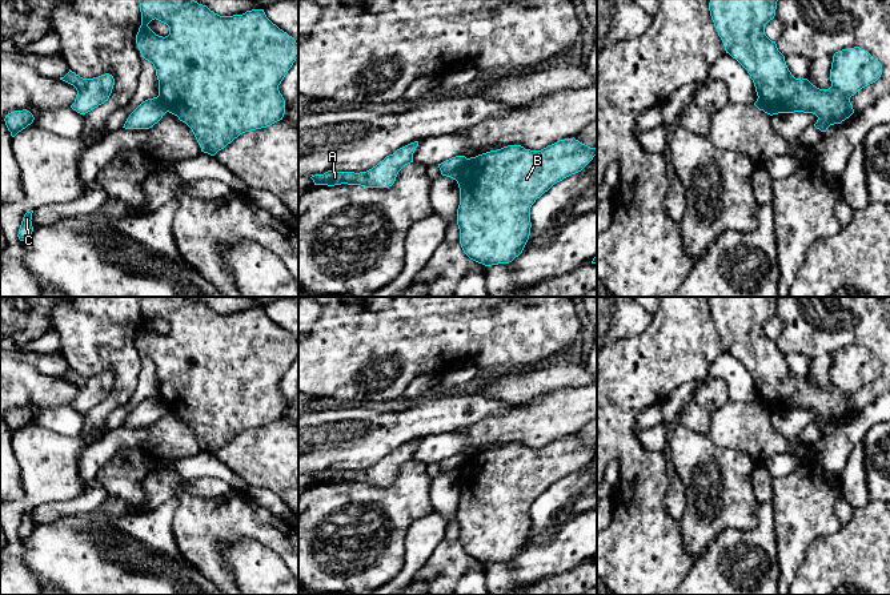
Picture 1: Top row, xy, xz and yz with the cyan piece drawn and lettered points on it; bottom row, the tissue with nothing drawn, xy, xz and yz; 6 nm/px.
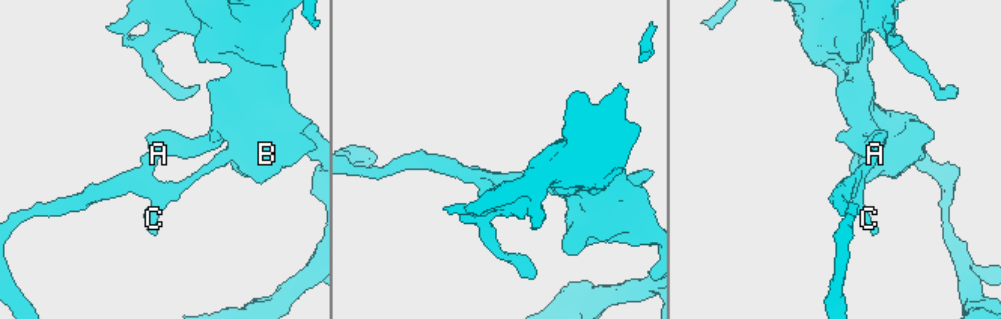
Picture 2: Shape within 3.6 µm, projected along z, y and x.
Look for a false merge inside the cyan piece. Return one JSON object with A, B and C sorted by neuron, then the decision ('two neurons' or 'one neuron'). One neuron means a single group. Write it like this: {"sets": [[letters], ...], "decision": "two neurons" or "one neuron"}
{"sets": [["A", "B"], ["C"]], "decision": "two neurons"}

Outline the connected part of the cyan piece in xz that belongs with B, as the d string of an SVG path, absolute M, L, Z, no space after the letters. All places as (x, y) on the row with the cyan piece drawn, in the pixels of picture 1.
M560 140L541 150L508 145L468 158L457 180L460 205L457 225L464 253L485 266L509 264L518 257L530 236L530 208L564 178L581 172L597 154L578 140Z

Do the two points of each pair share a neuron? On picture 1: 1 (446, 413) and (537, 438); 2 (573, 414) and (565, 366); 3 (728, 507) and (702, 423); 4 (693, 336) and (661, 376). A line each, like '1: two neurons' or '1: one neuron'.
1: two neurons
2: two neurons
3: two neurons
4: one neuron

